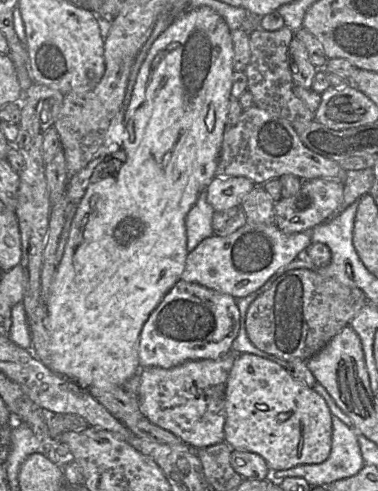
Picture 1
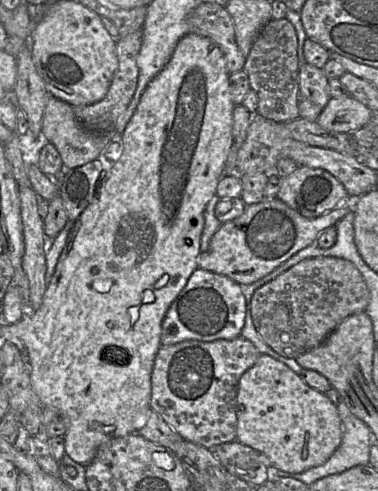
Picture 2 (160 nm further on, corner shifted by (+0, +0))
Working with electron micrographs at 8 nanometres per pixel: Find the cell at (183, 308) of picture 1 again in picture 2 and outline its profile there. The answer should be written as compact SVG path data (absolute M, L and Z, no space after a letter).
M197 268L165 314L161 345L169 346L186 340L235 339L241 334L245 316L246 301L241 286L224 275Z

